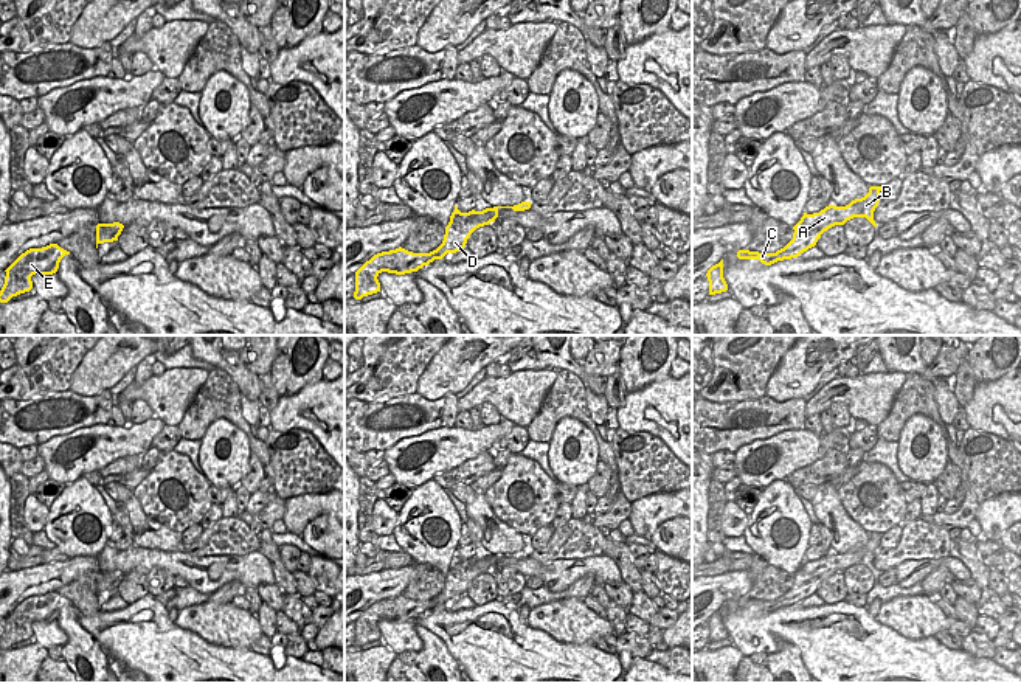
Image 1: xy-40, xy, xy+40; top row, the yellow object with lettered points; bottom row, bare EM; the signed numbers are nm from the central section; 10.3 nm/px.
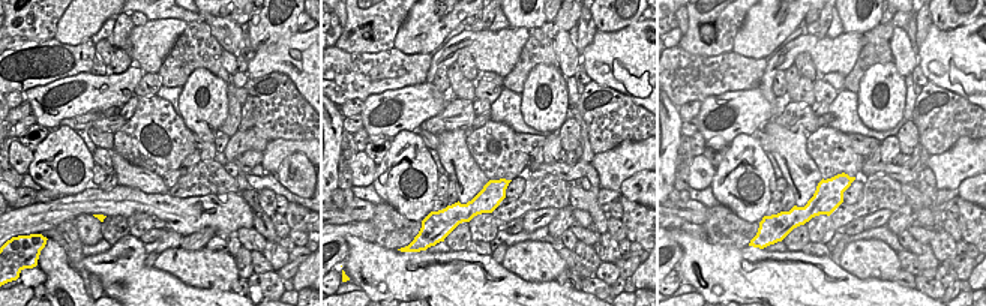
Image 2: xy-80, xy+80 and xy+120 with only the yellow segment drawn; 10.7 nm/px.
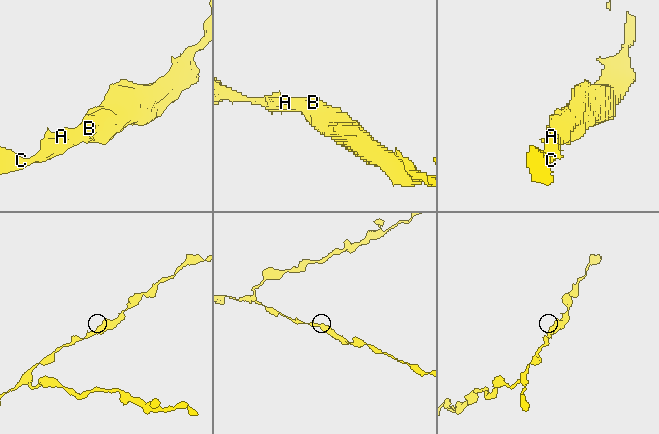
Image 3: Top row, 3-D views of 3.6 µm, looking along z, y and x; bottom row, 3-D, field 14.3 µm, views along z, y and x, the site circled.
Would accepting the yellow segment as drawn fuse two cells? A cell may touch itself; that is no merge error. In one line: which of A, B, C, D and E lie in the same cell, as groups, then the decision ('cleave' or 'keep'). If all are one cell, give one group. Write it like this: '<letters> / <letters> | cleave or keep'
A B C D E | keep

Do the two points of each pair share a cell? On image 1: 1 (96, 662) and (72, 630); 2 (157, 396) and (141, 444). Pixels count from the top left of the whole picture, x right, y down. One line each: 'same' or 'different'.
1: same
2: different

